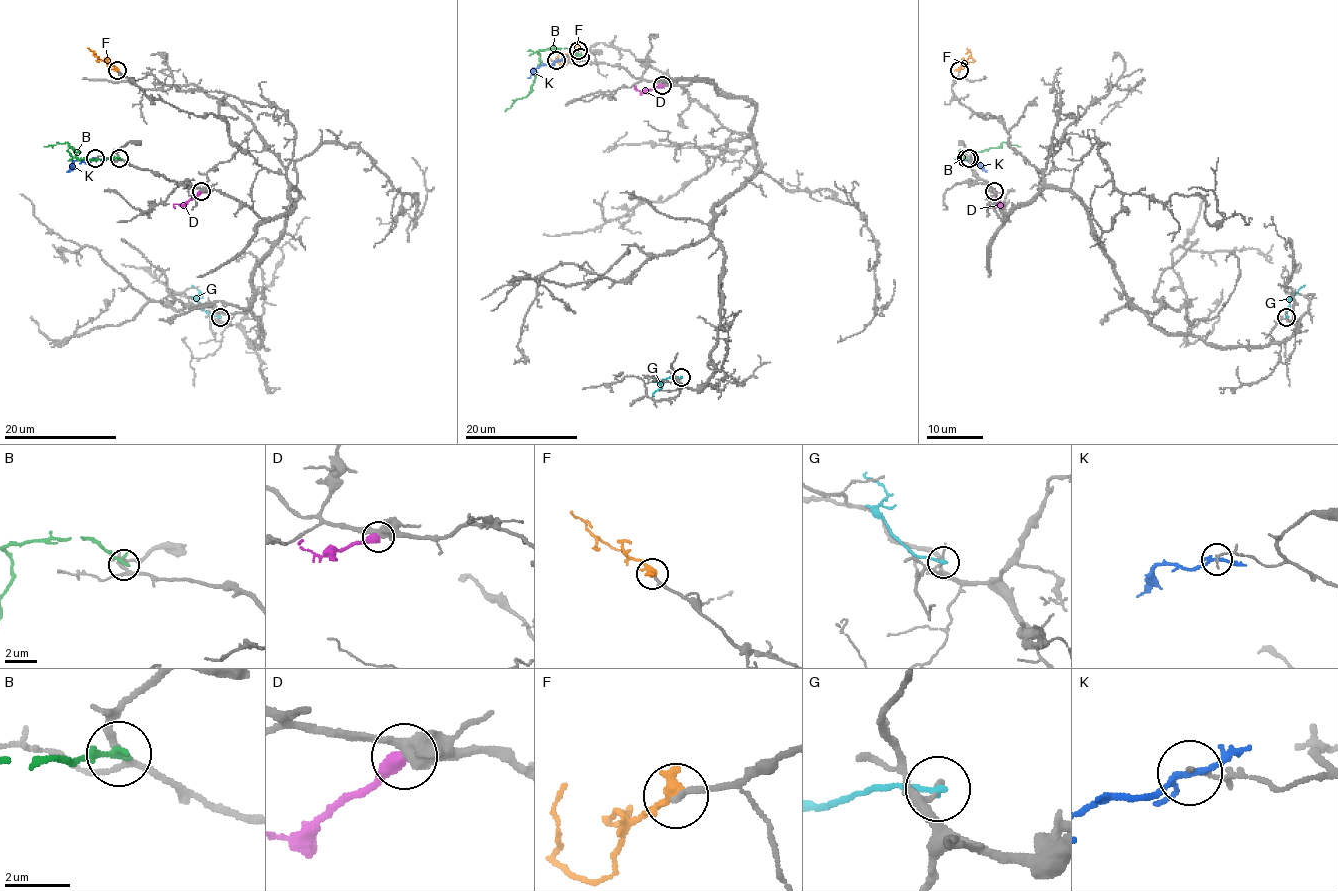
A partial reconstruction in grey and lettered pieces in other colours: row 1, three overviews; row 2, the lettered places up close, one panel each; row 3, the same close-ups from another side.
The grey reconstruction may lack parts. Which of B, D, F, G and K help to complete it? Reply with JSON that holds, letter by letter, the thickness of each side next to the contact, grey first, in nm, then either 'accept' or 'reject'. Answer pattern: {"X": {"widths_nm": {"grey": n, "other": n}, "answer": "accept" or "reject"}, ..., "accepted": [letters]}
{"B": {"widths_nm": {"grey": 180, "other": 220}, "answer": "reject"}, "D": {"widths_nm": {"grey": 480, "other": 460}, "answer": "reject"}, "F": {"widths_nm": {"grey": 200, "other": 440}, "answer": "reject"}, "G": {"widths_nm": {"grey": 120, "other": 170}, "answer": "reject"}, "K": {"widths_nm": {"grey": 150, "other": 180}, "answer": "reject"}, "accepted": []}

